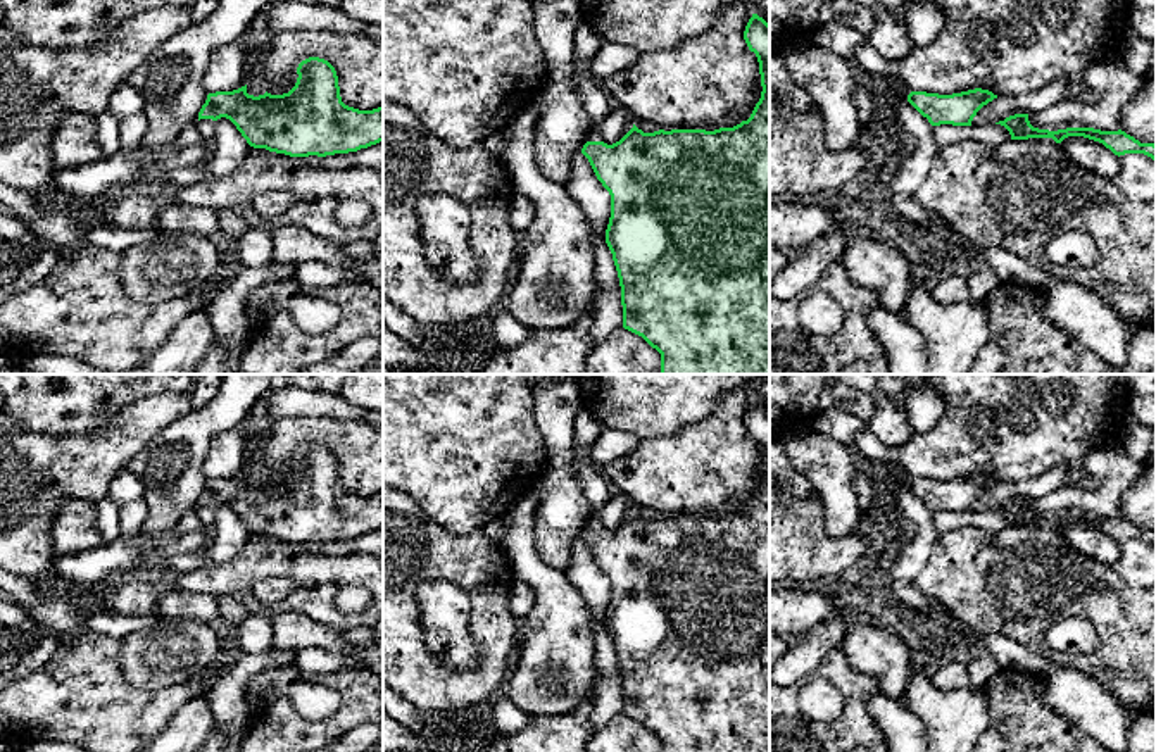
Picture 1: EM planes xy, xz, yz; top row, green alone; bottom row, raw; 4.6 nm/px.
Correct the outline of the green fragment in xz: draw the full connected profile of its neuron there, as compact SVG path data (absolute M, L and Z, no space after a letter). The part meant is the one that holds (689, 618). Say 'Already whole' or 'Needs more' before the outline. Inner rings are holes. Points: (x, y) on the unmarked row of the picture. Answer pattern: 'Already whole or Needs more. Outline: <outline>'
Already whole. Outline: M752 400L744 426L756 440L761 461L761 485L751 504L733 514L671 516L644 519L635 511L616 530L587 528L581 540L588 545L597 566L611 581L611 604L606 630L613 640L621 673L623 714L642 723L661 740L661 752L770 752L770 410Z

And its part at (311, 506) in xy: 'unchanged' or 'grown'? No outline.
unchanged

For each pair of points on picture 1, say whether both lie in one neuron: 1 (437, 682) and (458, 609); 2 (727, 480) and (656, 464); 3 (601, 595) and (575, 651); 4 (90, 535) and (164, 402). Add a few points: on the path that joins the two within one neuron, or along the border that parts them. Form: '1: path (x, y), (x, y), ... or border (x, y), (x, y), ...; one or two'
1: border (420, 626), (444, 663), (480, 661); two
2: path (709, 475), (673, 473); one
3: border (570, 580), (584, 597), (594, 623); two
4: border (95, 506), (85, 501), (66, 499), (56, 516); two

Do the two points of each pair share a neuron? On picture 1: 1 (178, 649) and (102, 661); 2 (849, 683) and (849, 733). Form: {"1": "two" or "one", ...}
{"1": "two", "2": "one"}

